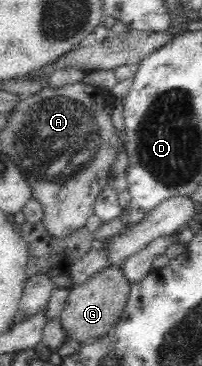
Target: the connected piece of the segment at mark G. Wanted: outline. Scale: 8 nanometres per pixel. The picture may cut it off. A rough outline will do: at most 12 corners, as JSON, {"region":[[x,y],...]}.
{"region":[[107,265],[68,293],[60,323],[89,343],[120,321],[132,283]]}

